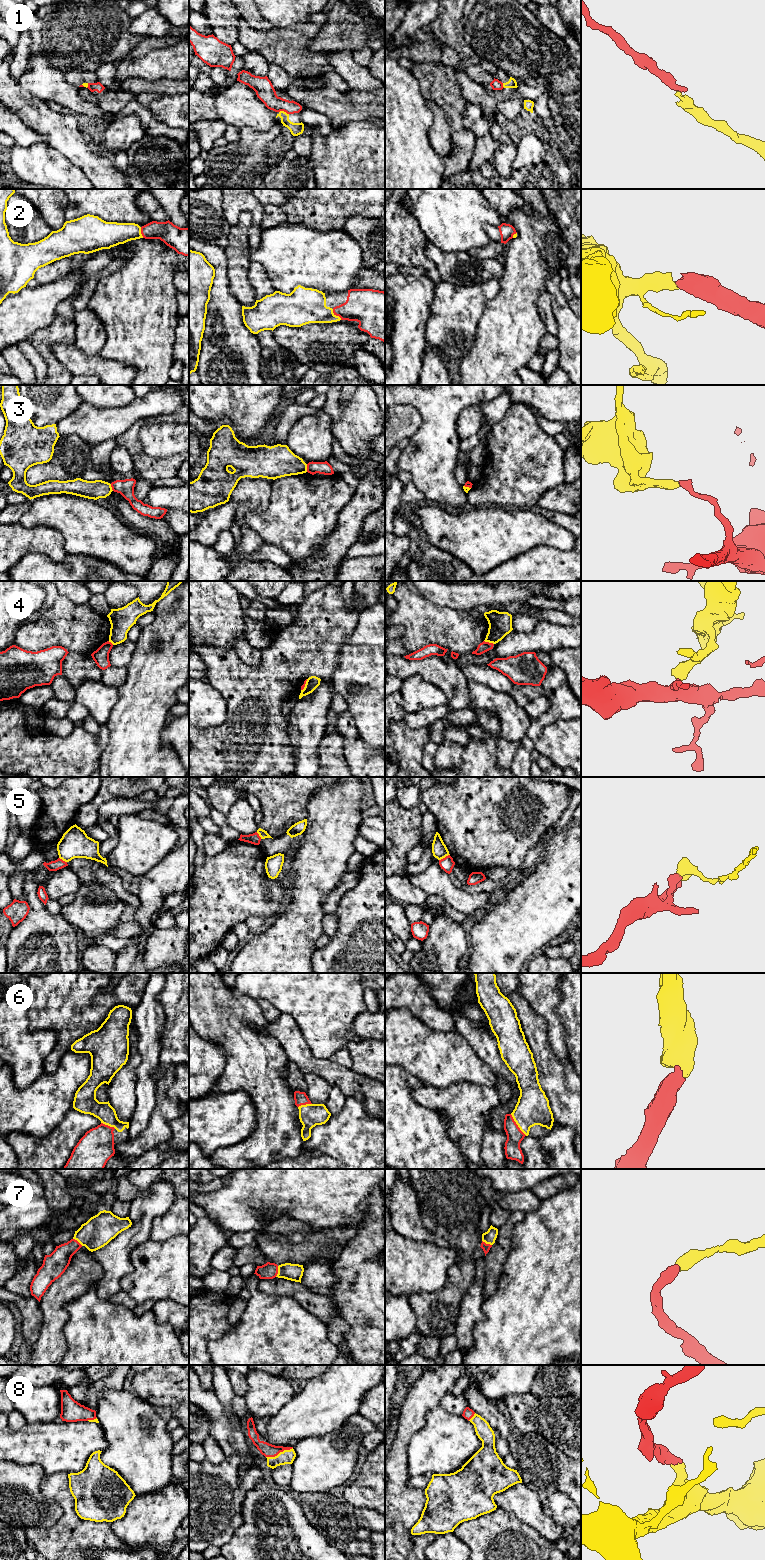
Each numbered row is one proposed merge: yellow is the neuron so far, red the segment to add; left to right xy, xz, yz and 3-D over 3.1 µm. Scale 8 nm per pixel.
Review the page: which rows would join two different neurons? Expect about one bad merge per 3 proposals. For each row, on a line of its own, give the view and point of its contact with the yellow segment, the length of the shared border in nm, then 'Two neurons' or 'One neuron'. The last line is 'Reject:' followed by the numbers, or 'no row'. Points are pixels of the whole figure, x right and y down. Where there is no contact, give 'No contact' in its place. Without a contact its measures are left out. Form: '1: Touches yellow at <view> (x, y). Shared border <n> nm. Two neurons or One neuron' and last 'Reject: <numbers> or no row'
1: Touches yellow at xz (283, 111). Shared border 80 nm. Two neurons
2: Touches yellow at xz (335, 315). Shared border 120 nm. One neuron
3: Touches yellow at xz (306, 468). Shared border 60 nm. Two neurons
4: Touches yellow at yz (489, 642). Shared border 90 nm. Two neurons
5: Touches yellow at yz (444, 857). Shared border 100 nm. Two neurons
6: Touches yellow at yz (517, 1124). Shared border 220 nm. One neuron
7: Touches yellow at xz (278, 1271). Shared border 90 nm. One neuron
8: Touches yellow at xz (280, 1452). Shared border 240 nm. One neuron
Reject: 1, 3, 4, 5

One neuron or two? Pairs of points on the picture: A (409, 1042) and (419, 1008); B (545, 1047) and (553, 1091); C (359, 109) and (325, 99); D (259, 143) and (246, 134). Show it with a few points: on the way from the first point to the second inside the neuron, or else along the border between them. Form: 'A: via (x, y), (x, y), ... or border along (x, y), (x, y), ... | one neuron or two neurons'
A: border along (395, 1007), (407, 1008), (428, 1027), (436, 1030) | two neurons
B: via (545, 1058), (553, 1073), (553, 1080) | one neuron
C: via (351, 106), (336, 106), (333, 104) | one neuron
D: via (256, 143), (249, 137) | one neuron

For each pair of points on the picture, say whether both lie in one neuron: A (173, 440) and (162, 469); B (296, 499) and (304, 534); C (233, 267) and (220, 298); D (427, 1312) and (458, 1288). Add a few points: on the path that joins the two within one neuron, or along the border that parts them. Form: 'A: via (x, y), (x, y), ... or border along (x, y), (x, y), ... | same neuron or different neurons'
A: border along (143, 451), (156, 458), (168, 458), (178, 455) | different neurons
B: via (300, 508), (300, 525) | same neuron
C: border along (225, 255), (229, 291), (237, 300) | different neurons
D: via (435, 1311), (450, 1296) | same neuron

